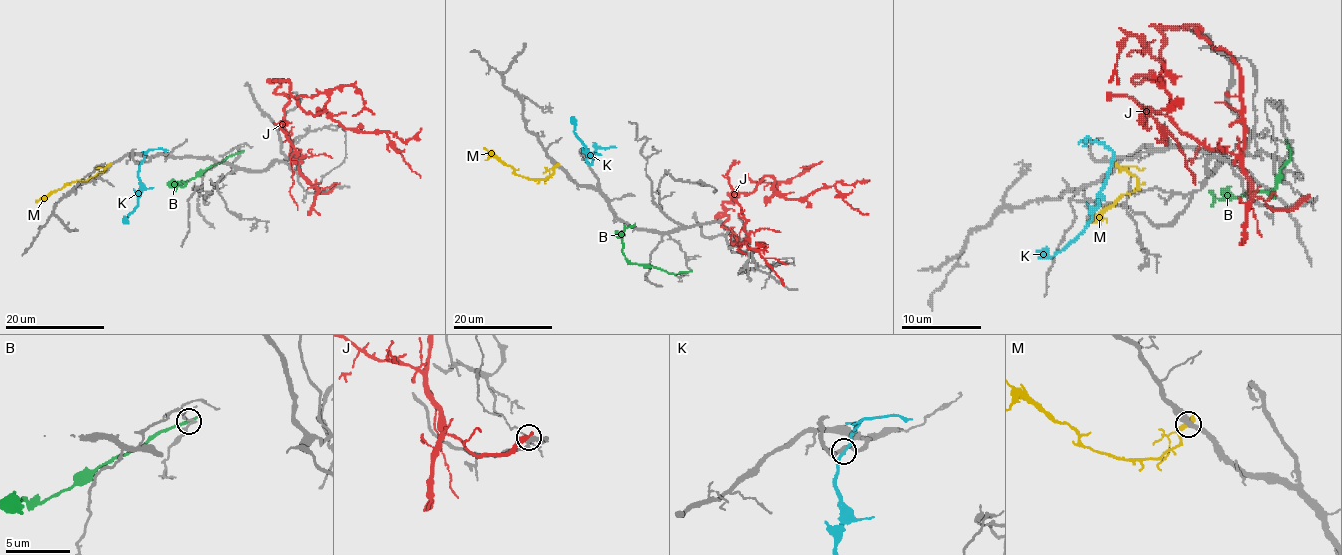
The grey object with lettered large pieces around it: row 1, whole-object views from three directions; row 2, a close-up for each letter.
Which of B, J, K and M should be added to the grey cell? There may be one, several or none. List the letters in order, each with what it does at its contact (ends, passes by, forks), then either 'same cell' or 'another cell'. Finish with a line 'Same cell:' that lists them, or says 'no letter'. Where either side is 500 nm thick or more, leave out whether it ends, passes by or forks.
B: it ends; another cell
J: it ends; another cell
K: it passes by; same cell
M: it ends; another cell
Same cell: K

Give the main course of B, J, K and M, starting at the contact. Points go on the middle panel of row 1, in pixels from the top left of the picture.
B: (688, 271), (670, 274), (630, 263), (622, 251), (622, 232), (635, 223)
J: (782, 282), (758, 251), (732, 243), (723, 224), (730, 196), (770, 176), (782, 197), (832, 186), (868, 214)
K: (589, 163), (586, 146), (576, 136), (573, 116)
M: (557, 166), (544, 178), (526, 178), (483, 149)

